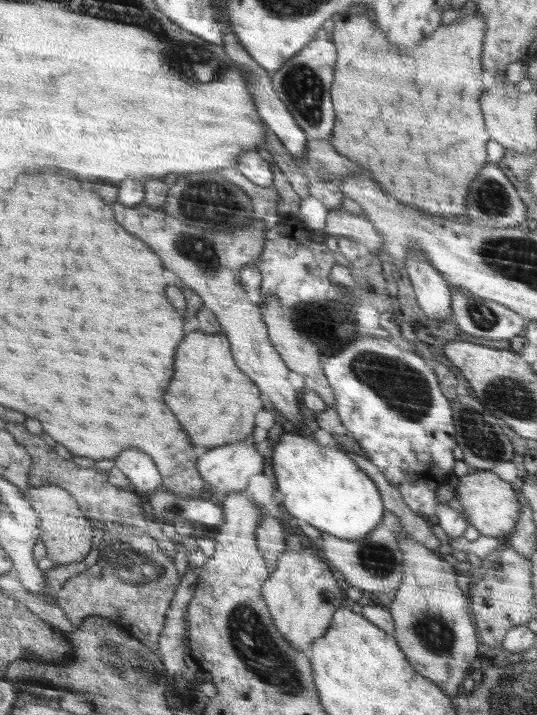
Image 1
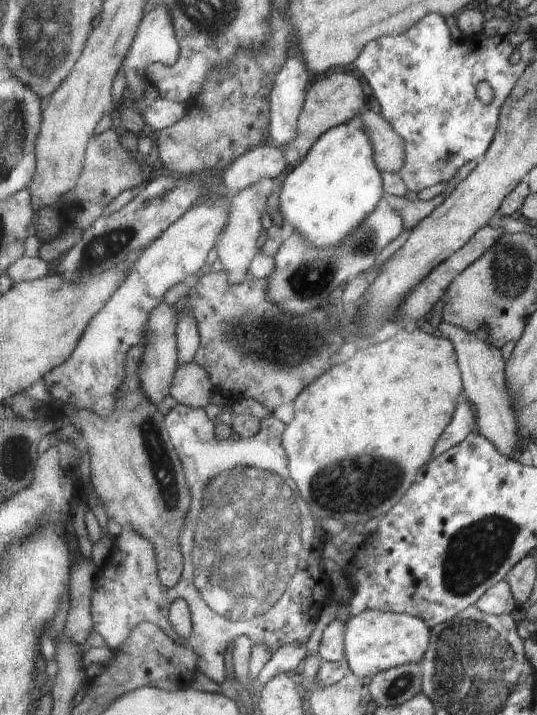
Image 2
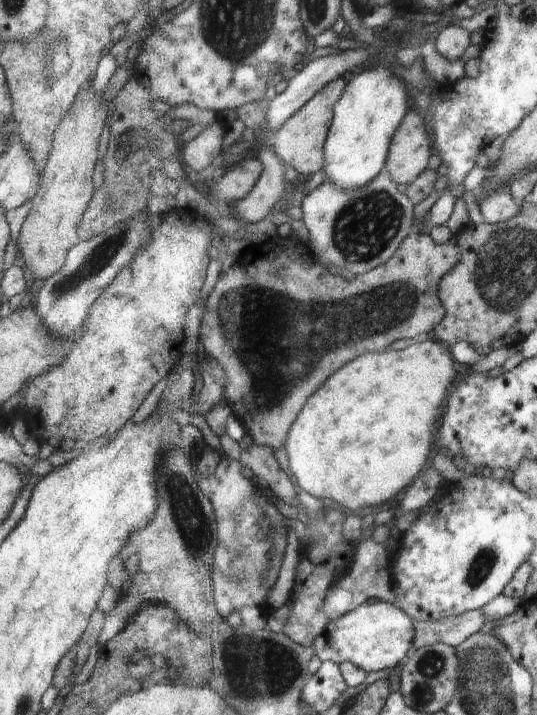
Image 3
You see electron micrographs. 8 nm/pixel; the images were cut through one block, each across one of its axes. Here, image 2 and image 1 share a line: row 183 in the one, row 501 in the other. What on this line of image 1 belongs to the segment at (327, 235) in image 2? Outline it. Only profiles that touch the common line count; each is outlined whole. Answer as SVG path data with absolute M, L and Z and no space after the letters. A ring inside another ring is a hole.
M284 434L272 452L276 486L284 494L285 510L299 521L305 520L321 532L344 540L364 540L379 526L384 516L380 490L376 482L345 451L338 447L321 446L314 438L298 434Z

